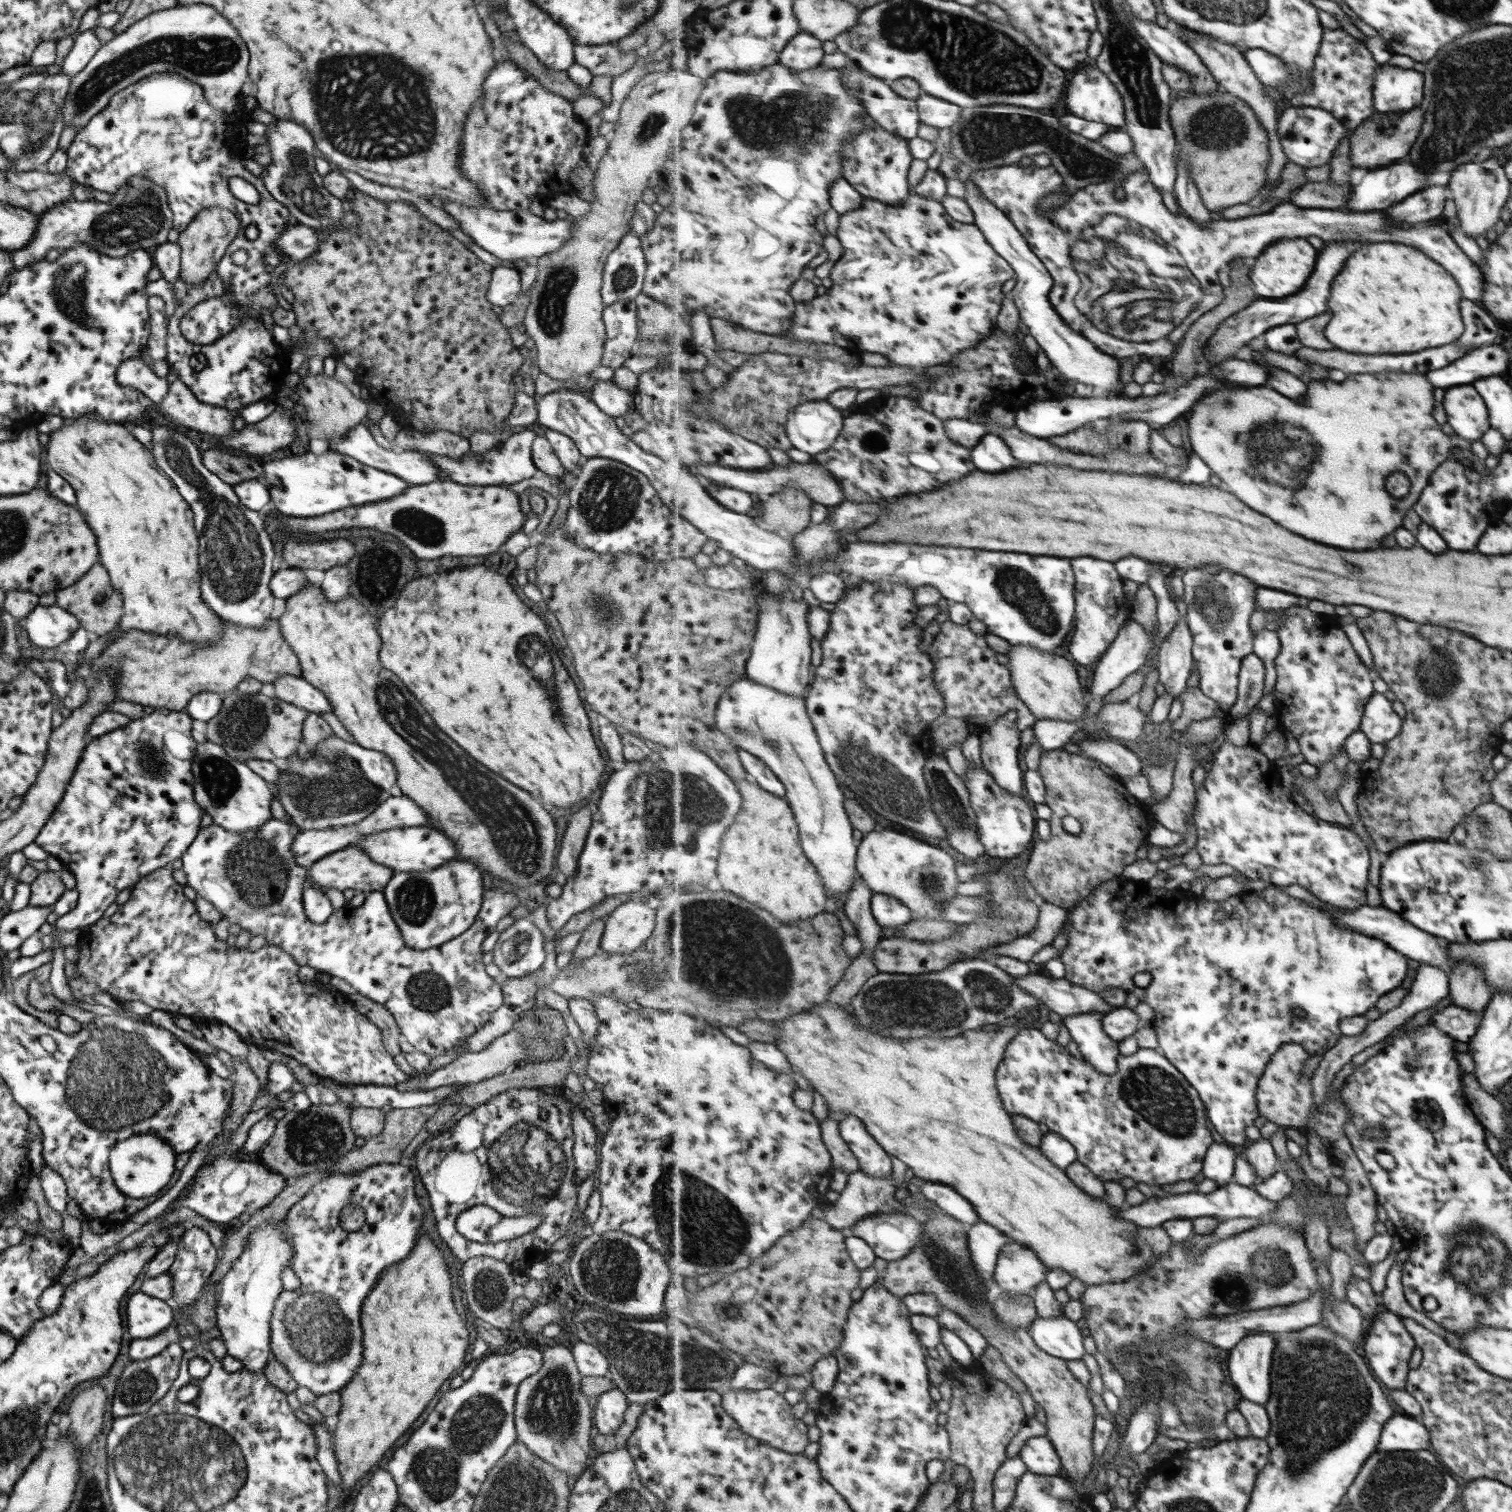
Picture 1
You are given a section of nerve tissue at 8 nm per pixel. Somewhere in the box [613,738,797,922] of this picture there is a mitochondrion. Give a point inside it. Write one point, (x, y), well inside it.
(682, 799)

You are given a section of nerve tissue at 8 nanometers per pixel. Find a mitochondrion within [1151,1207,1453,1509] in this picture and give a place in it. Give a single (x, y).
(1319, 1390)

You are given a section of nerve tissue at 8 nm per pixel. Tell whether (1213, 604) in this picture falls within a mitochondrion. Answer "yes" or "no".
yes

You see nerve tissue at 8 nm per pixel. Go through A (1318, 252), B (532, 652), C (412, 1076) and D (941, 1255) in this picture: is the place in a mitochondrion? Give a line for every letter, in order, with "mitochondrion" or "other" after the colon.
A: other
B: mitochondrion
C: other
D: mitochondrion

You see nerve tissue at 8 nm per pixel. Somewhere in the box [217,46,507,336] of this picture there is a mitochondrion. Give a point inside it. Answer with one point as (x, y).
(372, 106)

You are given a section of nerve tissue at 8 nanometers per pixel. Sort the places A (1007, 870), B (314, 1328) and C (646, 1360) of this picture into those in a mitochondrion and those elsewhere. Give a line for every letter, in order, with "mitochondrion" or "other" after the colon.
A: other
B: mitochondrion
C: mitochondrion

